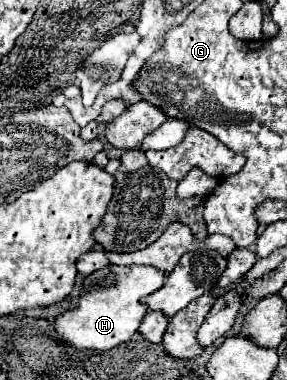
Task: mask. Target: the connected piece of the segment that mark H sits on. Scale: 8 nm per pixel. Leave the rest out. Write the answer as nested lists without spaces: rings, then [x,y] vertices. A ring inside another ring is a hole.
[[[115,266],[97,270],[83,280],[79,302],[73,310],[67,310],[55,318],[57,338],[79,350],[111,350],[123,342],[129,342],[137,332],[147,306],[139,300],[165,282],[165,274],[153,266]]]

